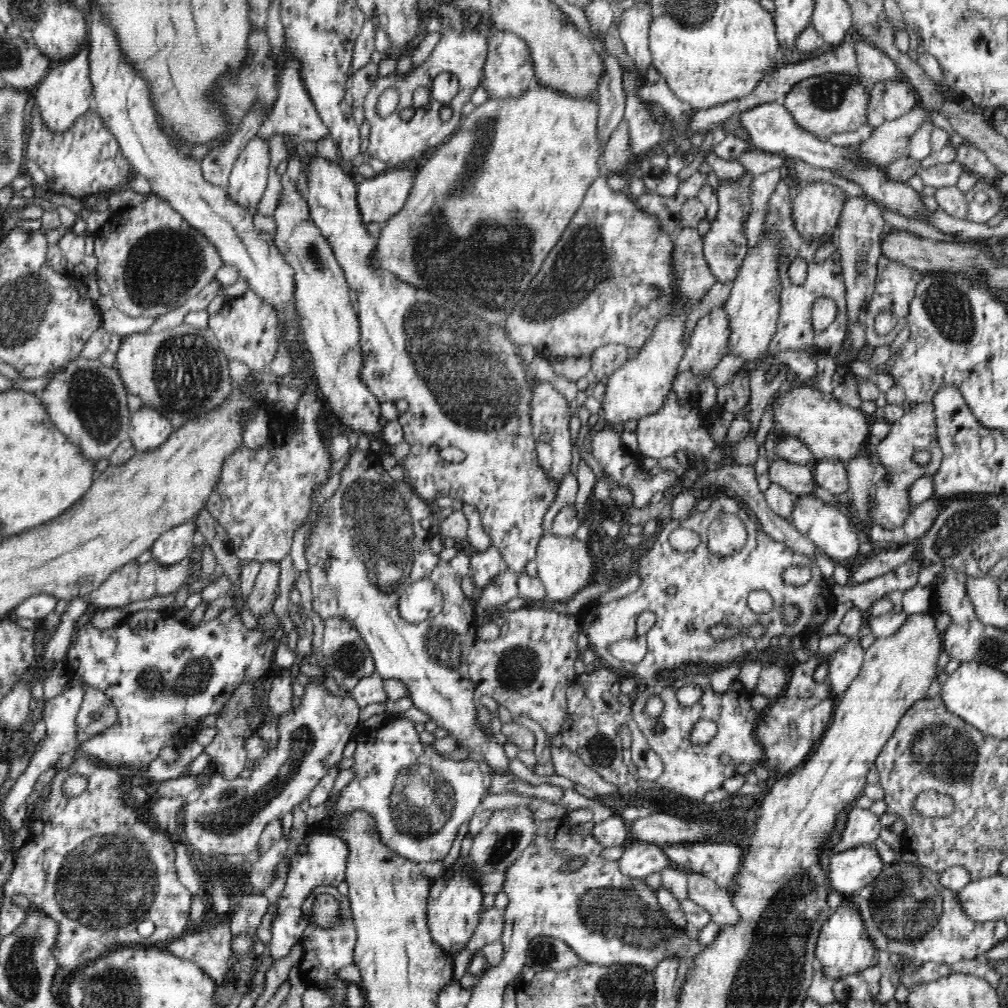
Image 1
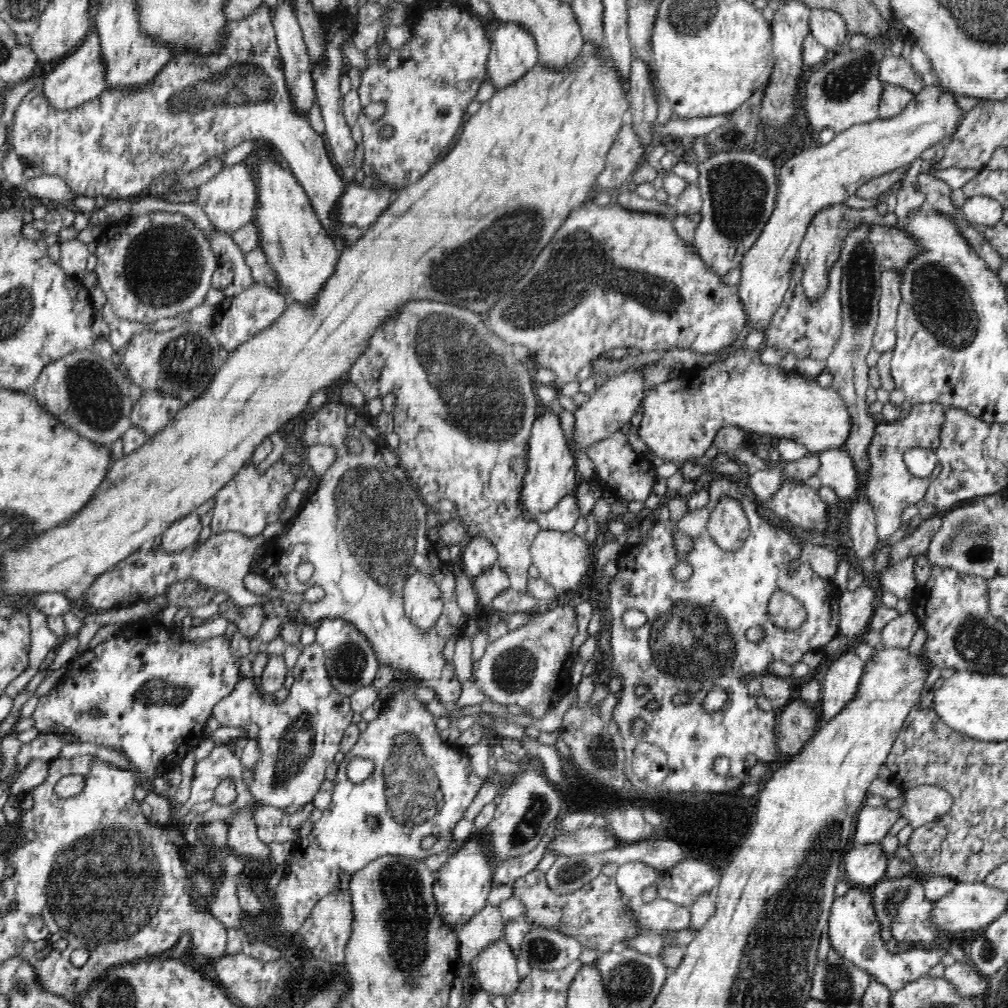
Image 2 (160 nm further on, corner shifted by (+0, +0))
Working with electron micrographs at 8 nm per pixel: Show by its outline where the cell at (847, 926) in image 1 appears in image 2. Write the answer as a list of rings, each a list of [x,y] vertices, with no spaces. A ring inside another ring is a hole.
[[[851,886],[844,896],[835,897],[828,918],[828,927],[830,946],[834,947],[834,951],[870,973],[877,982],[888,987],[892,994],[926,975],[942,958],[942,952],[938,949],[922,945],[910,947],[902,953],[890,953],[884,947],[884,941],[880,936],[880,922],[874,913],[872,893],[865,888]]]

